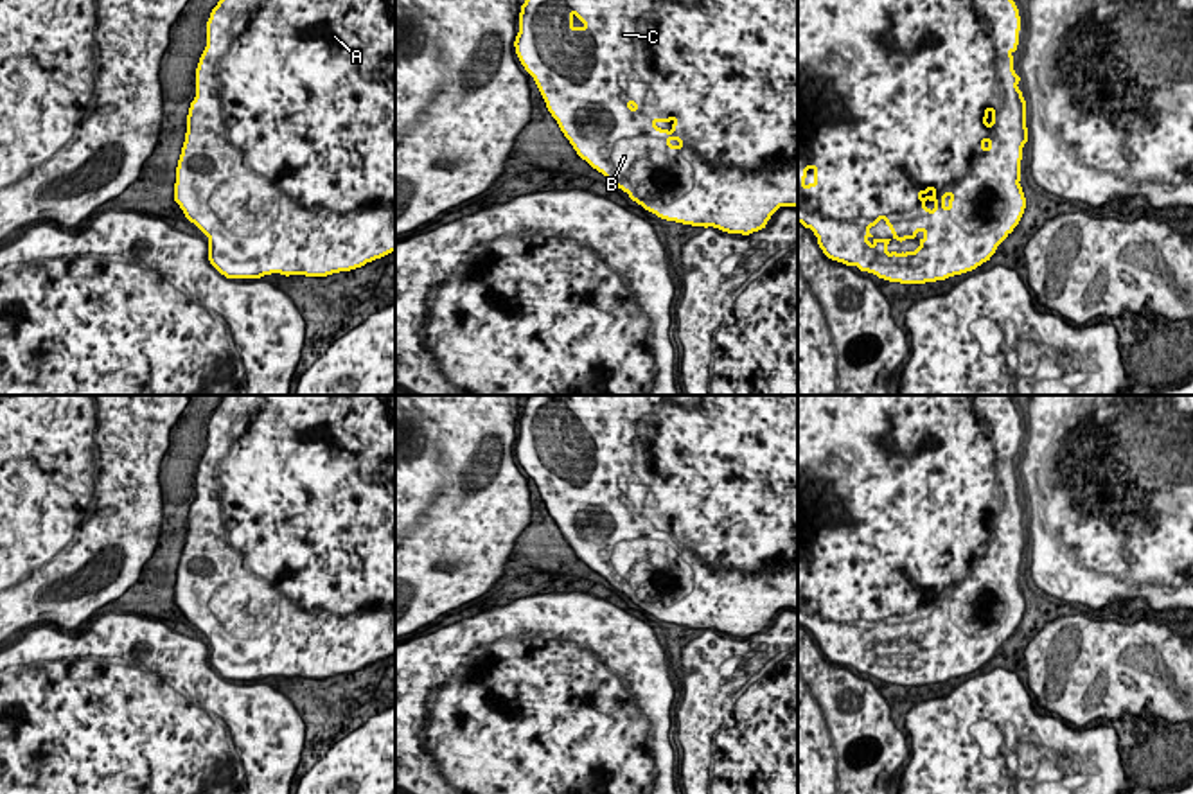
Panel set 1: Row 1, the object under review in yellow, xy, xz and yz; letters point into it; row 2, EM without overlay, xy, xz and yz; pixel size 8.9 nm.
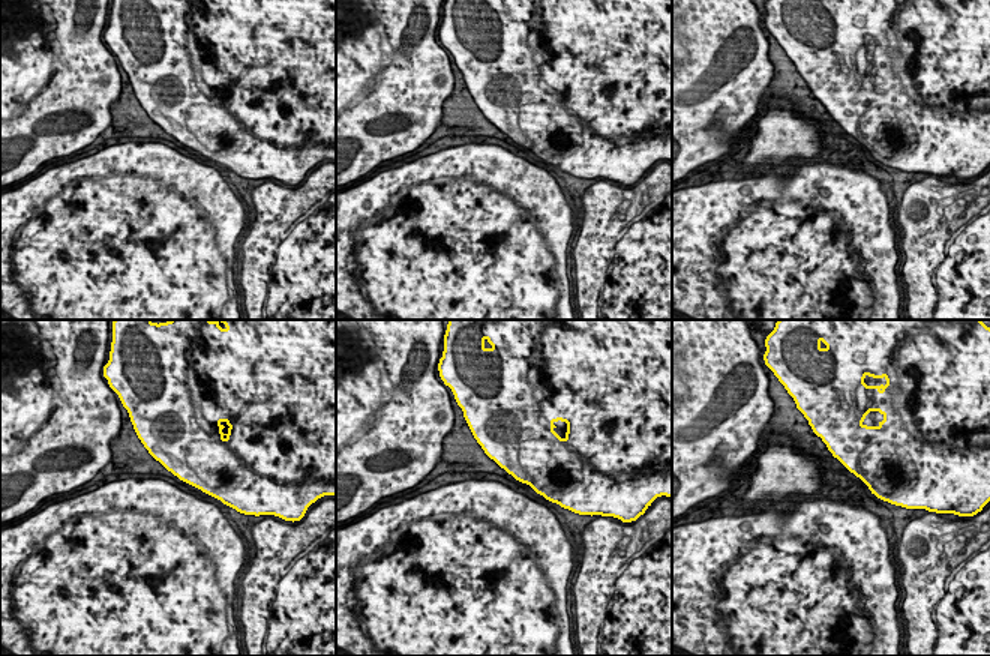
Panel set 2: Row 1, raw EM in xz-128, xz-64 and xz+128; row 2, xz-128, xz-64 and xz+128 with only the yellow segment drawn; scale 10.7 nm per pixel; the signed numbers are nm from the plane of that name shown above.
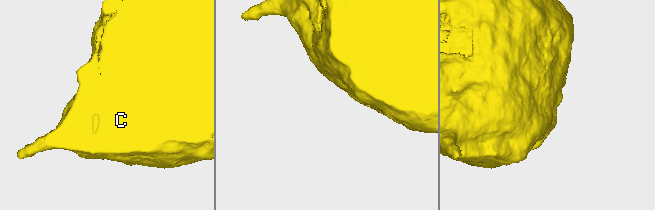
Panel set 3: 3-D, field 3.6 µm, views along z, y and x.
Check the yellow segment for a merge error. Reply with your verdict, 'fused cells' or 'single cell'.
single cell

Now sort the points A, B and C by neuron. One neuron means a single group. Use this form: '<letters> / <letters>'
A B C

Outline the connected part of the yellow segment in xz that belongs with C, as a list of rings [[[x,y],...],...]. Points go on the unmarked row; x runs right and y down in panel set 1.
[[[528,395],[521,408],[519,435],[514,449],[521,467],[534,480],[548,514],[557,523],[577,557],[602,575],[613,587],[627,595],[632,604],[658,620],[749,638],[765,631],[767,623],[780,609],[798,609],[798,395]]]

